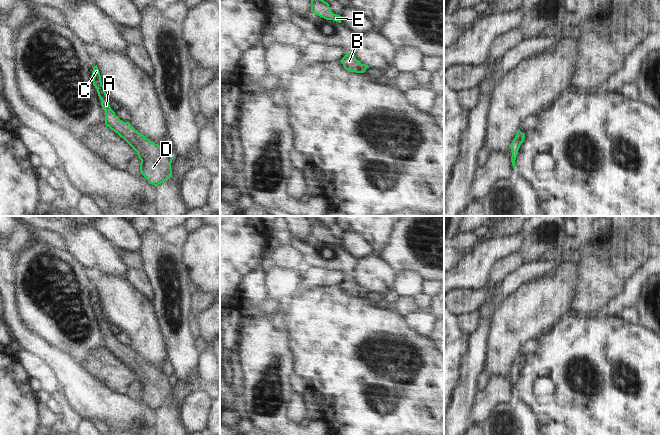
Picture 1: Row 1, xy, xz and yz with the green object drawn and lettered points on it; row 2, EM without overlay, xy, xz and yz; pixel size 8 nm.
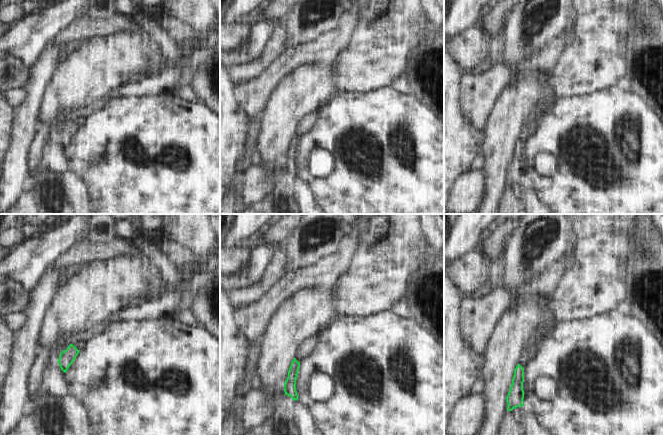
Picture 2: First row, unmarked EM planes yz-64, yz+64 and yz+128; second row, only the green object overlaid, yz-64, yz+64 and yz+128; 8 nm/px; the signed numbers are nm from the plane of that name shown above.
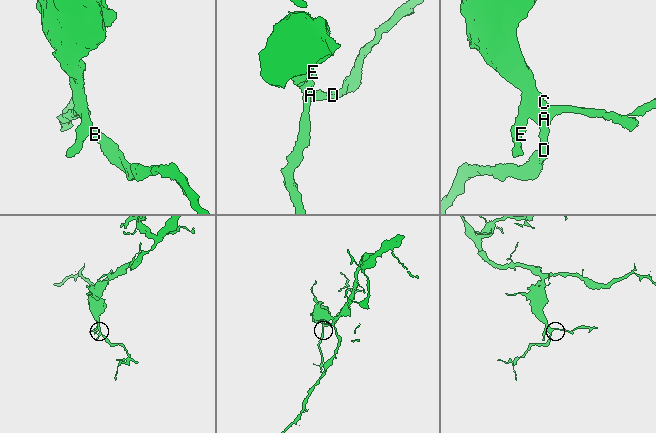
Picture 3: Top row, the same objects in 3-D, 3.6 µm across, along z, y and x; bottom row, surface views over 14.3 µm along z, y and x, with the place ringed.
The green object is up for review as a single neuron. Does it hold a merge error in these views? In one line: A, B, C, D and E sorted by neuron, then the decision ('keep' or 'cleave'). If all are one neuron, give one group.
A B C D E; keep

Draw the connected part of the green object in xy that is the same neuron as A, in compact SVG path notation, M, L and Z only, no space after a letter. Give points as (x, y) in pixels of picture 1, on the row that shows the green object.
M96 66L93 67L93 85L97 89L99 98L101 99L101 106L105 111L105 125L111 130L117 133L121 138L123 138L133 149L137 152L140 163L140 172L148 180L149 184L155 187L166 181L168 178L172 177L171 163L173 157L167 154L158 144L153 143L148 140L143 134L140 134L135 130L129 122L124 122L115 115L115 112L111 109L109 105L109 98L105 92L105 88L101 82L101 76L99 69Z

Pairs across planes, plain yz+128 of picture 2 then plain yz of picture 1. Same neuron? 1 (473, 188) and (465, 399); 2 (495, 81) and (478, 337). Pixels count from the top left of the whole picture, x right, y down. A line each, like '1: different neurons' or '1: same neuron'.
1: different neurons
2: different neurons

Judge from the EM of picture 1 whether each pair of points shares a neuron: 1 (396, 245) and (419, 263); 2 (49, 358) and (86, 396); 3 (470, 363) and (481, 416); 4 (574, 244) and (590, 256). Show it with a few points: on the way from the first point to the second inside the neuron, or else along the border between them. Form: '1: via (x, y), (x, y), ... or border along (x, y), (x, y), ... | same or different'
1: via (402, 250), (406, 250), (413, 257) | same
2: via (59, 367), (78, 386) | same
3: border along (478, 391), (471, 407), (470, 417) | different
4: border along (594, 235), (582, 249) | different

